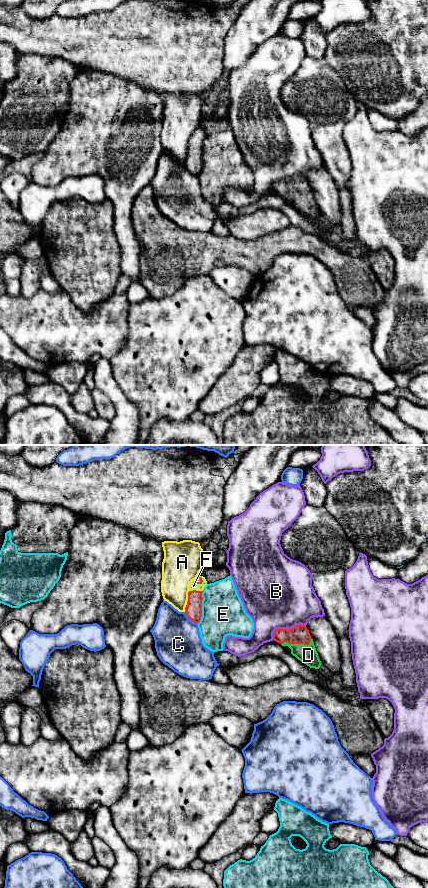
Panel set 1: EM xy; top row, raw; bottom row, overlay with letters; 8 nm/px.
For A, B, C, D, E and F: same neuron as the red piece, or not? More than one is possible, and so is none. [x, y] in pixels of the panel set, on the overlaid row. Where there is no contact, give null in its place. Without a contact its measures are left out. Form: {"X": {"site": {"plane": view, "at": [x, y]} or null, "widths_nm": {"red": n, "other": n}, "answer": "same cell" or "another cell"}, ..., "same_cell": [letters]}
{"A": {"site": {"plane": "xy", "at": [187, 601]}, "widths_nm": {"red": 140, "other": 260}, "answer": "another cell"}, "B": {"site": {"plane": "xy", "at": [285, 629]}, "widths_nm": {"red": 150, "other": 480}, "answer": "another cell"}, "C": {"site": {"plane": "xy", "at": [190, 619]}, "widths_nm": {"red": 140, "other": 380}, "answer": "another cell"}, "D": {"site": {"plane": "xy", "at": [297, 643]}, "widths_nm": {"red": 150, "other": 150}, "answer": "same cell"}, "E": {"site": {"plane": "xy", "at": [201, 607]}, "widths_nm": {"red": 140, "other": 340}, "answer": "another cell"}, "F": {"site": {"plane": "xy", "at": [195, 590]}, "widths_nm": {"red": 140, "other": 60}, "answer": "same cell"}, "same_cell": ["D", "F"]}

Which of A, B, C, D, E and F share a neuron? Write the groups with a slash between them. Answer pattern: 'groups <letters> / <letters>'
groups A / B / C / D F / E

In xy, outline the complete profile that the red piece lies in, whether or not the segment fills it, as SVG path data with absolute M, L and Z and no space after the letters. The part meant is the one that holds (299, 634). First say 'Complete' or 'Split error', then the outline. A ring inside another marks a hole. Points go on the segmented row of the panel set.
Split error. M296 625L290 630L276 629L273 632L273 640L282 646L288 646L291 654L310 668L320 668L322 663L305 625Z

